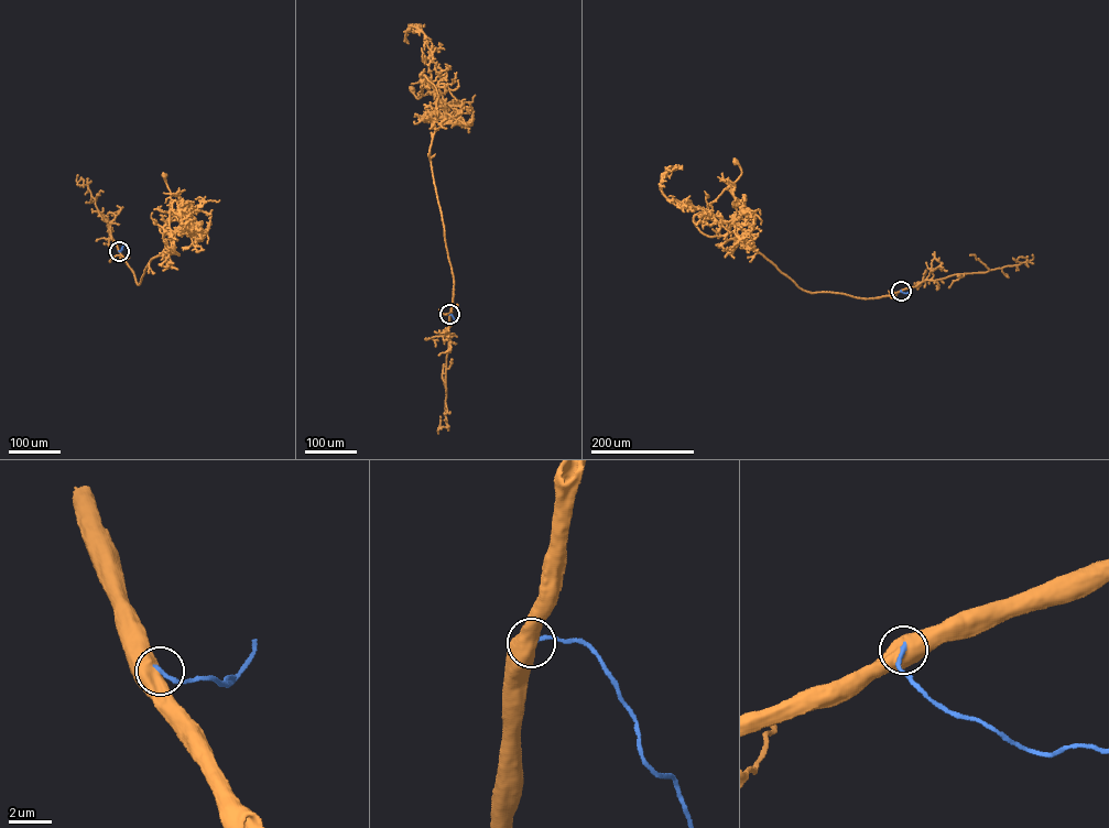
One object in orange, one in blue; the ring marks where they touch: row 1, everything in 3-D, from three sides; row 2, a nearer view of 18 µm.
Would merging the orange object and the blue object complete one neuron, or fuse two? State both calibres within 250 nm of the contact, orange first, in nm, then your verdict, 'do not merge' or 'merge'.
calibres 750 and 200 nm; merge

